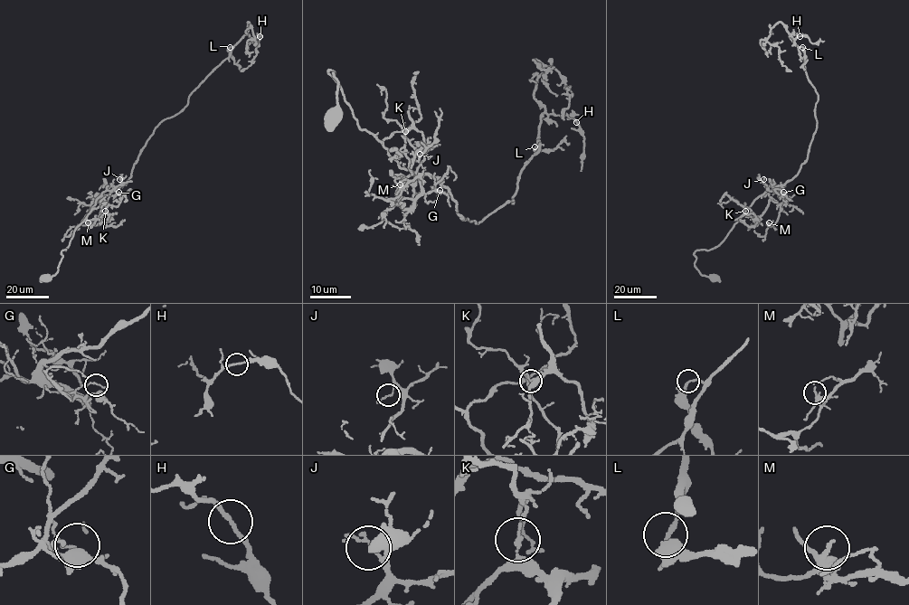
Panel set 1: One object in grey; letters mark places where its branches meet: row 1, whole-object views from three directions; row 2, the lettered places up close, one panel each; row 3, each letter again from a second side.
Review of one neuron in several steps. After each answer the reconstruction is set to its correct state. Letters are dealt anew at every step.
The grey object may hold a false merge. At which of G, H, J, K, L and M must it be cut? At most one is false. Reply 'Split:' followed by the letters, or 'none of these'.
Split: K

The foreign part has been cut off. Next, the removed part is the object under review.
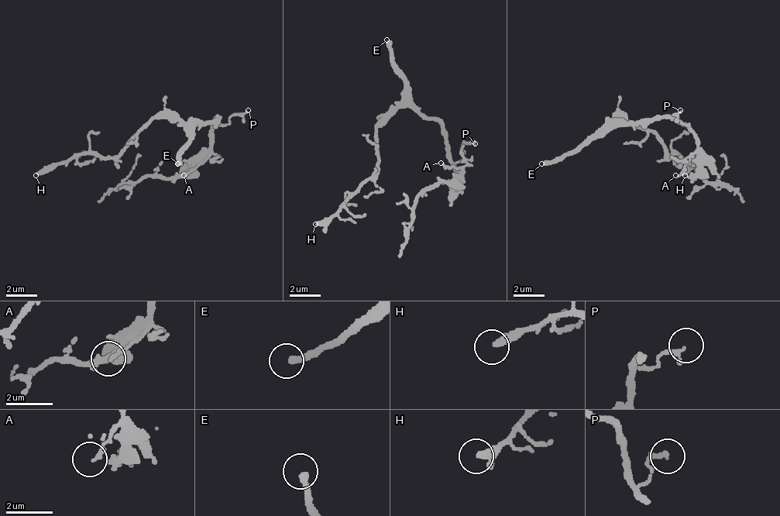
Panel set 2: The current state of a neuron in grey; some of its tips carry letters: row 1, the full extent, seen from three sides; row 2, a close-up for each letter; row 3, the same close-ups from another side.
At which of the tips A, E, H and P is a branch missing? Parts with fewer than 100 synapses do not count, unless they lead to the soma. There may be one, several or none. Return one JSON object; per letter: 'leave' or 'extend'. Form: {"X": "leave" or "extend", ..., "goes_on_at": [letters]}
{"A": "leave", "E": "extend", "H": "leave", "P": "leave", "goes_on_at": ["E"]}

